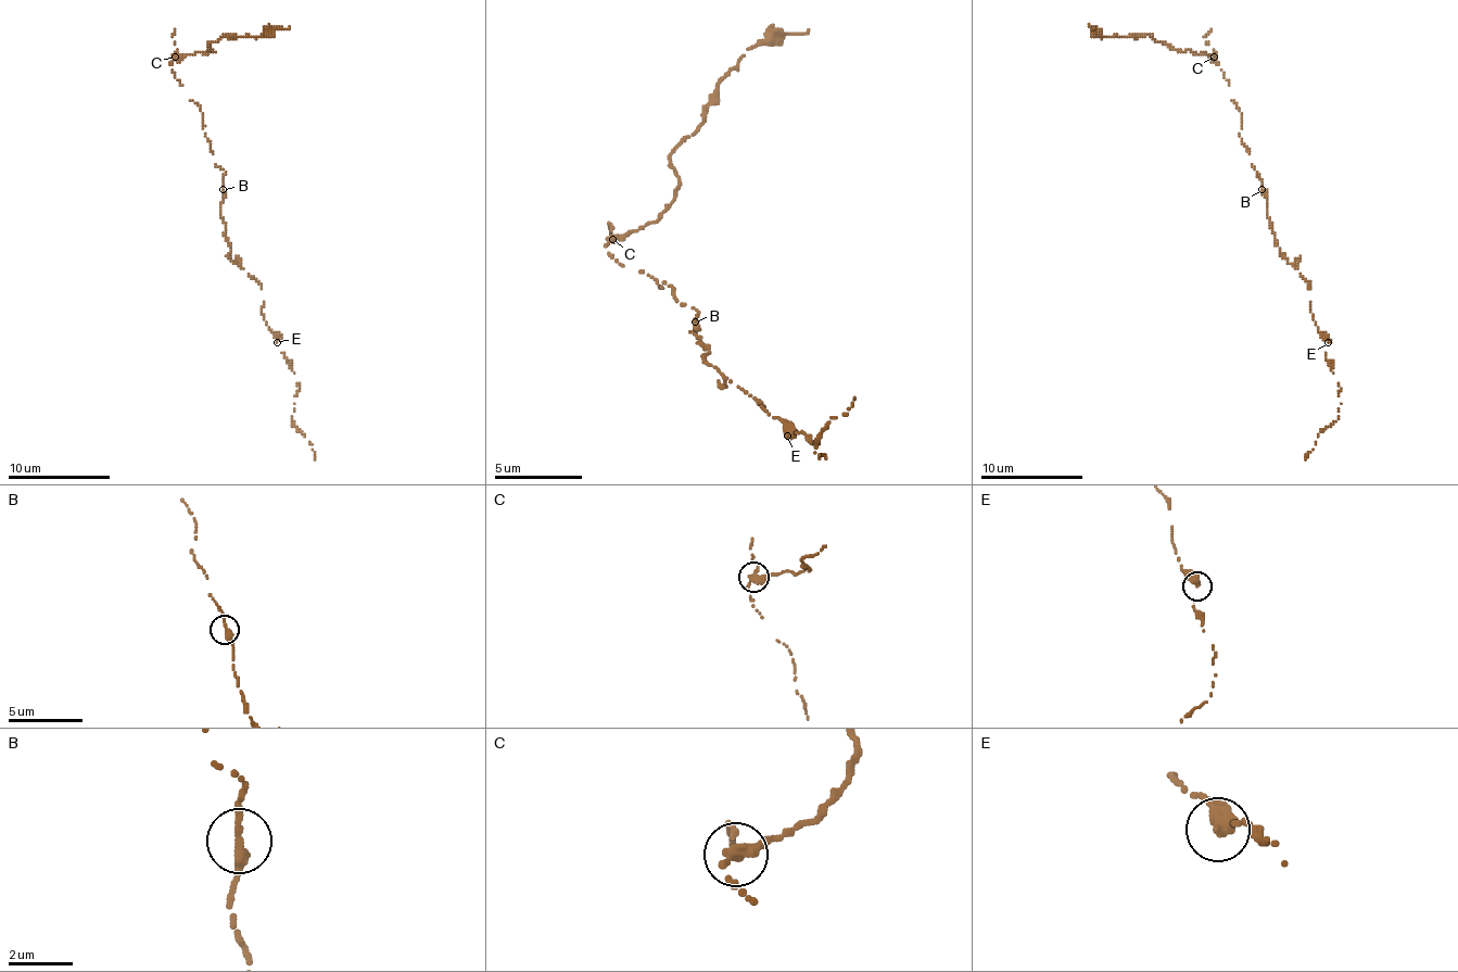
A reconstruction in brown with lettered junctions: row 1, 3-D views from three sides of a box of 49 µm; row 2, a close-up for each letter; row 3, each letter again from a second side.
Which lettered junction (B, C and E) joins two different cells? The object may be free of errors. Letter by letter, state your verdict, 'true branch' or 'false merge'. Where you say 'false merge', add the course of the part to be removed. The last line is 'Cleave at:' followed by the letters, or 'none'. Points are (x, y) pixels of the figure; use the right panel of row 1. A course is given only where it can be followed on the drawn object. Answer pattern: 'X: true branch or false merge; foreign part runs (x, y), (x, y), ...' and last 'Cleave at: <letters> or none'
B: true branch
C: false merge; foreign part runs (1214, 57), (1191, 49), (1178, 52), (1150, 34), (1110, 37), (1091, 29)
E: true branch
Cleave at: C

